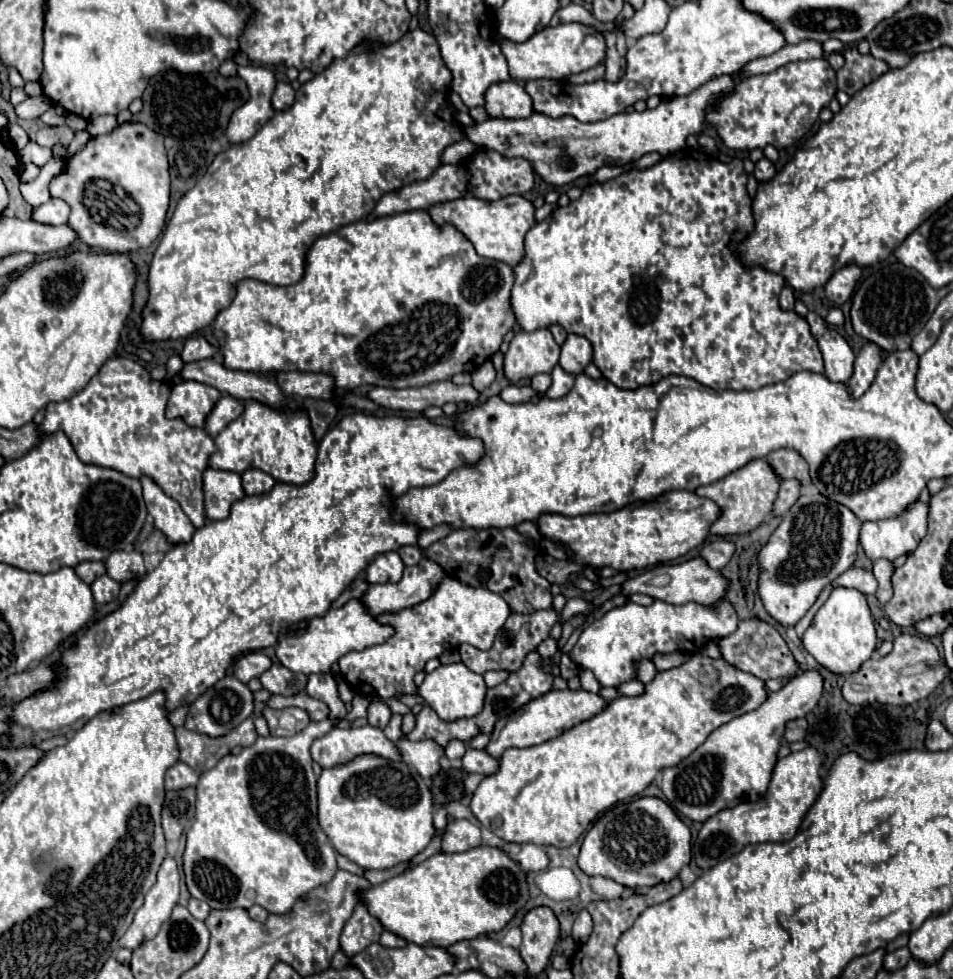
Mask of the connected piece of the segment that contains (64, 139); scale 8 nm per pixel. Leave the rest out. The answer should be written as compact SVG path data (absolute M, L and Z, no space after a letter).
M62 125L62 127L44 127L38 131L36 135L36 143L38 145L46 145L46 147L54 147L54 145L62 145L62 147L68 147L68 143L72 141L74 133Z

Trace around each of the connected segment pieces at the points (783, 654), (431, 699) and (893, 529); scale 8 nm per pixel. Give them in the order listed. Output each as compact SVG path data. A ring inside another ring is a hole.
M746 619L740 621L736 633L720 639L720 651L724 661L728 661L730 665L752 673L754 677L766 681L766 679L776 679L776 677L794 677L798 671L798 663L794 661L788 645L784 643L784 639L778 635L778 631L764 623L760 619Z
M452 663L452 665L440 665L432 673L428 673L424 677L424 683L420 685L418 693L438 713L440 719L456 721L456 719L464 719L464 717L474 717L482 711L486 683L484 683L482 675L472 673L464 663Z
M914 501L904 513L900 513L900 517L866 521L860 531L864 553L872 561L882 557L894 561L898 555L912 553L926 533L928 505L930 503Z

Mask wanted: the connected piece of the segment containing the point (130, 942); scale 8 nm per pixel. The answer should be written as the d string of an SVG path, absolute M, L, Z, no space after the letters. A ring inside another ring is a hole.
M166 857L158 871L156 885L146 893L144 905L136 911L132 925L120 939L120 947L136 949L142 941L156 937L160 925L170 917L180 895L180 871L174 857Z

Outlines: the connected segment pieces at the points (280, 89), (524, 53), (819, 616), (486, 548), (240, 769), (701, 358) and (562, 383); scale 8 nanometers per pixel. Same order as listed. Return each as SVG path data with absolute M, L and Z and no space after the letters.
M278 83L276 93L274 93L274 97L272 97L272 107L274 107L274 111L292 107L292 101L294 101L294 89L292 89L288 83Z
M564 23L556 27L546 27L524 43L502 41L500 47L508 59L510 75L518 81L566 79L570 75L582 73L606 61L604 33L600 33L598 29L592 29L592 25L580 25L580 23Z
M836 587L828 601L818 609L810 627L802 635L804 649L830 673L852 675L876 649L876 627L864 593L856 589Z
M456 529L444 539L432 543L424 555L458 581L500 593L514 613L528 615L552 607L550 583L534 569L534 549L514 529Z
M324 719L318 723L310 723L306 729L302 729L300 733L292 735L292 737L258 737L254 745L244 747L240 755L226 755L218 761L216 767L204 771L200 775L200 781L196 785L196 815L194 815L194 823L186 835L186 851L184 851L184 875L186 875L186 885L188 891L194 899L206 901L212 909L234 909L234 907L242 907L242 909L250 909L252 905L260 905L270 913L290 913L292 907L296 905L298 899L306 897L312 889L328 885L328 881L332 881L334 873L338 871L336 867L336 851L332 849L332 843L328 841L328 837L324 837L324 831L318 825L318 817L316 817L316 775L312 773L312 757L310 757L310 745L316 737L322 737L324 733L328 733L334 727L336 721Z
M684 147L668 157L662 157L656 165L646 169L630 169L616 179L606 183L590 183L584 187L582 197L570 201L566 207L556 207L552 215L544 223L536 223L524 239L524 257L514 271L514 285L510 293L510 307L516 315L516 323L522 331L532 333L536 329L548 329L558 323L568 333L576 333L586 337L594 347L594 363L602 371L602 375L612 381L620 389L638 389L640 385L654 385L656 381L668 375L684 375L700 381L702 385L712 387L714 391L726 389L760 389L764 385L786 381L790 375L800 371L822 373L824 361L822 353L816 345L816 337L808 329L804 317L796 311L784 311L778 305L780 289L784 287L784 277L772 273L764 267L746 267L738 255L732 251L732 243L742 243L754 231L754 215L752 215L752 199L746 193L746 173L742 167L742 159L734 157L728 163L718 161L716 157L702 153L698 149Z
M556 365L552 371L552 385L546 391L546 397L550 397L550 399L564 397L572 389L572 385L574 385L574 375L566 373L560 365Z

